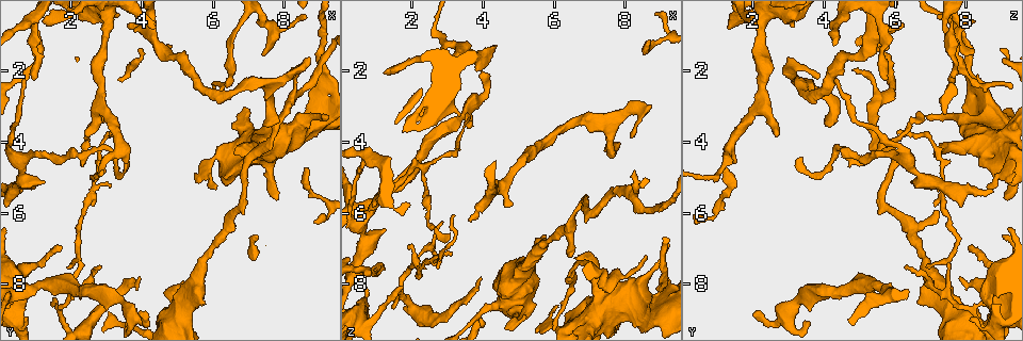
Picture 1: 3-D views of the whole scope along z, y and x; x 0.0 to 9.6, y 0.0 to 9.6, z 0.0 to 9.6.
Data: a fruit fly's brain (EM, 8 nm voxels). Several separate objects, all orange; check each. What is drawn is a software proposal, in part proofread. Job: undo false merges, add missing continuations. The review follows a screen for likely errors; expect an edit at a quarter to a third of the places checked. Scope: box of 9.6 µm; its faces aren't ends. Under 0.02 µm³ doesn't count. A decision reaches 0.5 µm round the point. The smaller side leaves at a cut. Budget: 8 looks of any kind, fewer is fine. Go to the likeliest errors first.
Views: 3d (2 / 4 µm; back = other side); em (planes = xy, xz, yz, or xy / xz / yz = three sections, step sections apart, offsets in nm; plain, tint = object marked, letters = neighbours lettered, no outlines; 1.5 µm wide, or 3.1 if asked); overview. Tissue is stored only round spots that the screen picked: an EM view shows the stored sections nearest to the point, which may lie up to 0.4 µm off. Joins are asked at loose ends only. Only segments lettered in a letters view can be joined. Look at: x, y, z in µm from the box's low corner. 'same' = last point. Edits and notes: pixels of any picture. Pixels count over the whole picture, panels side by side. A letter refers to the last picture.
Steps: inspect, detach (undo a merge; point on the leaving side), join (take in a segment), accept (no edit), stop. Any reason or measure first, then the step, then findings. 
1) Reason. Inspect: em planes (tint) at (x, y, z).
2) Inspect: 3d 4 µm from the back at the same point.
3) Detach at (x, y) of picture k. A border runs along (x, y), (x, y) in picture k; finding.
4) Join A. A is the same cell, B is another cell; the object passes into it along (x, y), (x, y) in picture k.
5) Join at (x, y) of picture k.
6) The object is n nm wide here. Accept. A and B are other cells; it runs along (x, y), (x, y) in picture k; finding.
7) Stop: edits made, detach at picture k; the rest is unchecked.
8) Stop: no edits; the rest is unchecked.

An open end. Inspect: em 3.1 µm planes (letters) at (3.95, 7.85, 7.85).

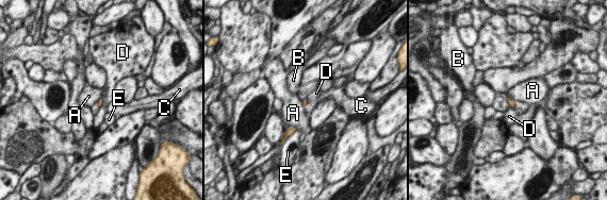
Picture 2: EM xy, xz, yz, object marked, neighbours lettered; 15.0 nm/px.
Join C. C is the same cell, A, B, D and E are other cells; the cell continues.

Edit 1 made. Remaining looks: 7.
See it whole again. Inspect: overview.

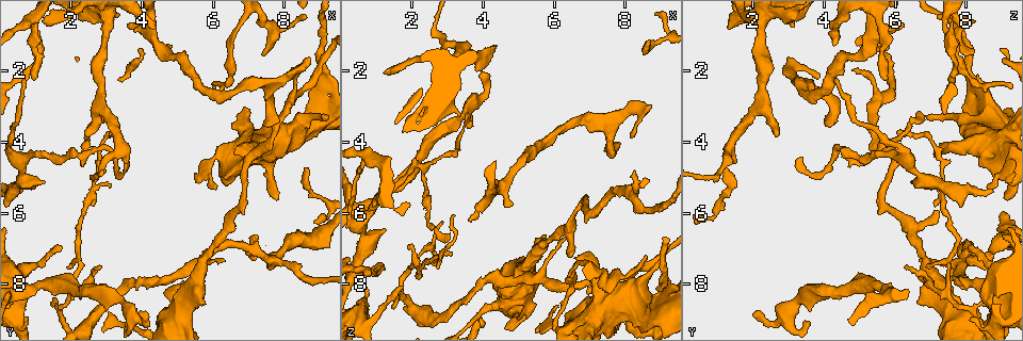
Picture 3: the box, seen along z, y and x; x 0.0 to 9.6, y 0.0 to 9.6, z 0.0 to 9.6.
An open end. Inspect: em planes (tint) at (6.60, 4.40, 7.30).

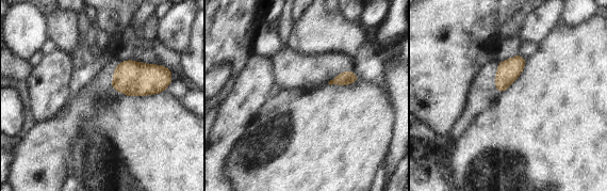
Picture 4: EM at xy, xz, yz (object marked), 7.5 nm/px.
Inspect: em planes (letters) at the same point.

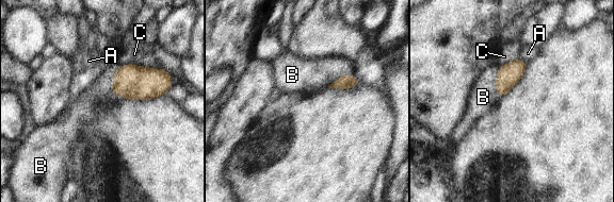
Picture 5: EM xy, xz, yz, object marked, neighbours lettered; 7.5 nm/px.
Join B. B is the same cell, A and C are other cells; the object passes into it along (134, 82), (113, 84), (87, 104) in picture 5; the cell continues.

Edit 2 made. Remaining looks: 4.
Redraw. Inspect: overview.

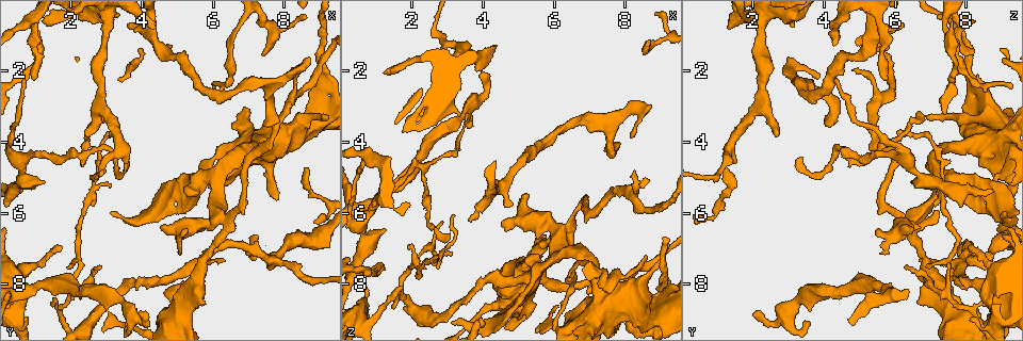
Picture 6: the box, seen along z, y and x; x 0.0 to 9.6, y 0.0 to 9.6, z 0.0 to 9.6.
An open end. Inspect: em planes (letters) at (3.85, 8.70, 2.10).

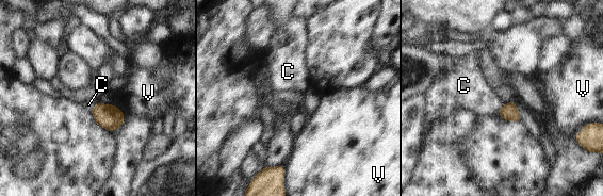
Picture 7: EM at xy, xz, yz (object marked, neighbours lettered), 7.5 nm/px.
The longest contact is with C, 100 nm. Accept. C and V are other cells; a border runs along (504, 103), (495, 113) in picture 7; none of them fits.

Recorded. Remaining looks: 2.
Stop: edits made, join at picture 2, join at picture 5; the rest is unchecked.

